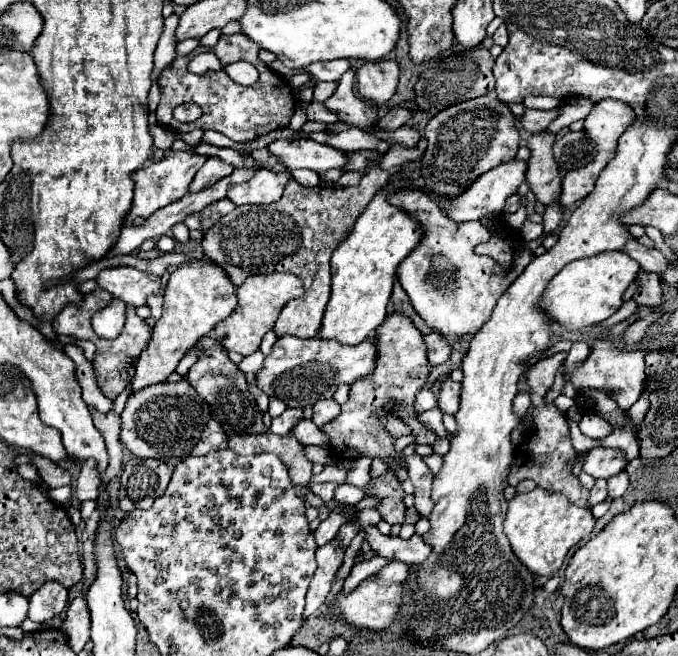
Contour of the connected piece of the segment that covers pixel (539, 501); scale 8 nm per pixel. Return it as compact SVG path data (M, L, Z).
M536 487L530 493L516 493L512 501L508 501L508 515L504 519L504 533L510 539L512 551L516 557L534 573L550 577L556 573L570 547L578 545L580 541L590 539L590 533L594 529L594 515L590 509L576 507L566 499L562 493L546 491L542 487Z

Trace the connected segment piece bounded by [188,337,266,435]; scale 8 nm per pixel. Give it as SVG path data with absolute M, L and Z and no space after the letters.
M204 337L198 341L198 361L188 371L188 383L196 389L196 393L214 409L214 419L220 421L228 435L244 435L244 433L264 433L266 427L262 423L262 413L248 391L246 375L228 359L226 349L212 337Z

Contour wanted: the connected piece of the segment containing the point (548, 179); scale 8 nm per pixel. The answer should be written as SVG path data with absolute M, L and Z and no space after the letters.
M542 131L538 135L534 133L528 139L530 159L528 159L528 169L526 169L526 183L542 205L548 205L550 201L558 201L560 197L562 177L552 157L554 139L556 135L548 131Z

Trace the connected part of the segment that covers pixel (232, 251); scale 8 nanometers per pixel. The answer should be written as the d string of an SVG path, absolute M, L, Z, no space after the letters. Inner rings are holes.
M370 167L354 187L302 187L298 181L290 179L280 201L270 205L242 205L214 223L202 239L204 255L220 265L236 287L240 287L250 271L260 273L260 257L264 271L288 271L300 277L304 293L300 299L284 305L274 331L278 337L316 337L330 297L332 251L374 195L388 185L388 179L390 173L378 167Z

